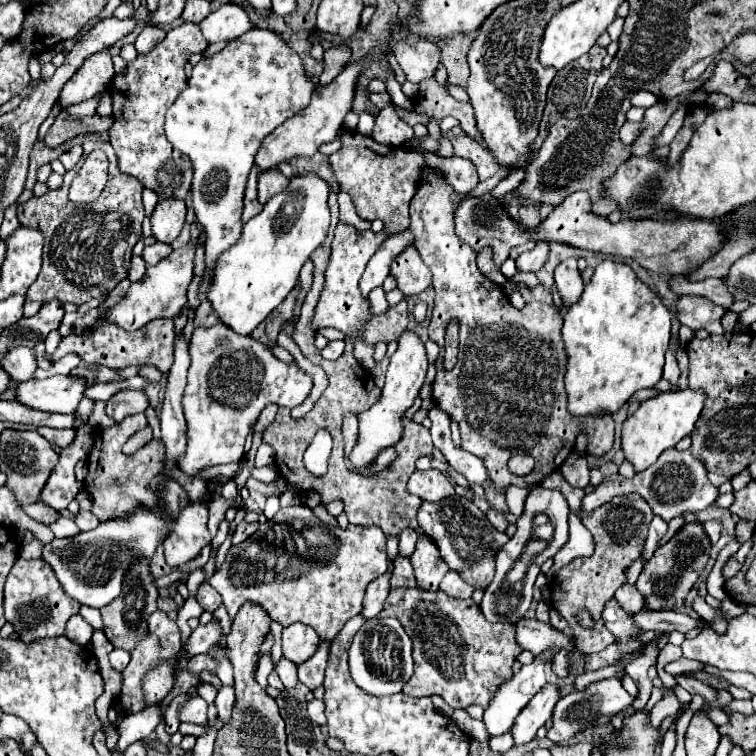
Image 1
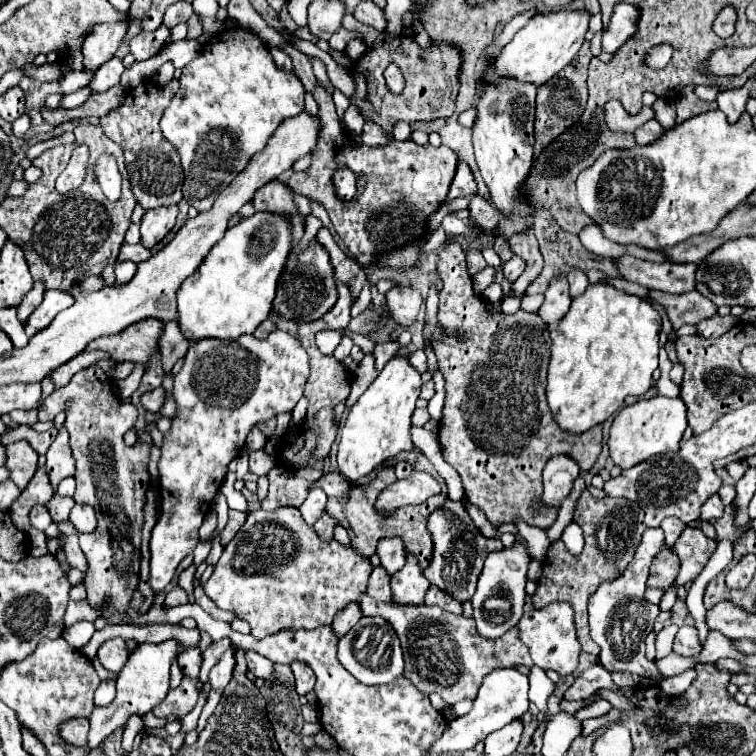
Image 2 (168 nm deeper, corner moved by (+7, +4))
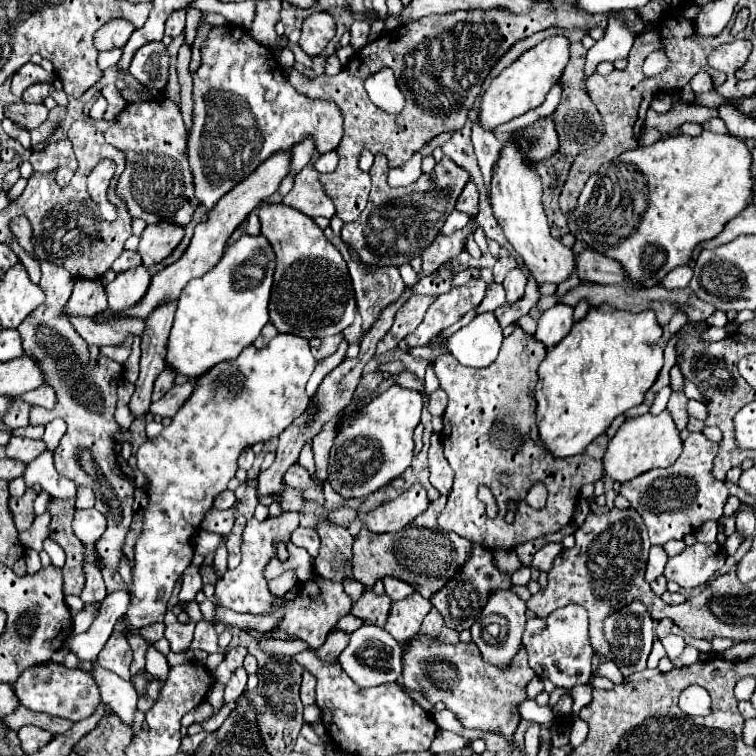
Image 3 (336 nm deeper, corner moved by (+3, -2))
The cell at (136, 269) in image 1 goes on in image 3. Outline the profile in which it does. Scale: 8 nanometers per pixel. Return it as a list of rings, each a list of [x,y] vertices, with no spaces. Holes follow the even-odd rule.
[[[143,265],[119,273],[113,283],[105,285],[111,311],[127,311],[135,307],[147,293],[149,283],[151,275]]]

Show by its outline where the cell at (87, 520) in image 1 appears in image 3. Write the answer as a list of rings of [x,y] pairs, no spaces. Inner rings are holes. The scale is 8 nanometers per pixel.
[[[75,509],[73,533],[81,543],[95,543],[105,533],[107,521],[97,509]]]

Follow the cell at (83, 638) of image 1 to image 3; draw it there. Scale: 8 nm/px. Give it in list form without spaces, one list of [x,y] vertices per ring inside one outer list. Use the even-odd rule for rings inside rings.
[[[85,605],[83,611],[73,615],[73,633],[85,633],[95,617],[97,617],[97,607],[95,605]]]

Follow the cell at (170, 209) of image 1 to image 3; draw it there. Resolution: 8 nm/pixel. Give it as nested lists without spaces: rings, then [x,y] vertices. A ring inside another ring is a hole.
[[[173,223],[147,225],[139,243],[143,265],[151,267],[167,259],[173,253],[173,249],[181,243],[183,235],[185,235],[183,227],[173,227]]]

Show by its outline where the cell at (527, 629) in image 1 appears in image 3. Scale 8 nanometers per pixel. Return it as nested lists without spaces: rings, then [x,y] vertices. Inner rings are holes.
[[[567,605],[553,611],[549,617],[531,617],[525,625],[523,645],[529,655],[529,667],[541,677],[549,679],[555,687],[575,687],[583,685],[591,677],[593,647],[589,643],[589,623],[587,611],[581,605]]]

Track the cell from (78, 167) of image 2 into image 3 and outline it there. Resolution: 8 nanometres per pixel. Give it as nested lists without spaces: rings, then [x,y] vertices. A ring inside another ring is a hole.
[[[69,139],[49,143],[40,152],[32,151],[29,161],[35,171],[41,173],[56,171],[55,181],[59,187],[69,183],[69,179],[73,177],[73,171],[77,169],[77,161],[75,161]]]

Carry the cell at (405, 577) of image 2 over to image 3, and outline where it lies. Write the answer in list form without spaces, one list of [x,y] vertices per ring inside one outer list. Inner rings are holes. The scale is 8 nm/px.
[[[413,593],[409,599],[391,605],[385,631],[389,631],[391,637],[405,649],[417,635],[421,621],[429,611],[431,611],[431,603],[423,599],[419,593]]]

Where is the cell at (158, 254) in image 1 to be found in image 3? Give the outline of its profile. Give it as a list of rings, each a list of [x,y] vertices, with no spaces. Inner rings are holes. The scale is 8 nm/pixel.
[[[123,251],[117,259],[115,259],[115,263],[113,263],[113,271],[115,273],[123,273],[123,271],[127,271],[127,269],[131,269],[131,267],[137,267],[137,265],[141,265],[141,255],[137,253],[137,251]]]

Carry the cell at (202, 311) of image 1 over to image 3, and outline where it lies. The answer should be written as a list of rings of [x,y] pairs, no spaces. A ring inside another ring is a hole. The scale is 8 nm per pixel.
[[[163,369],[163,373],[159,375],[159,379],[155,381],[155,391],[153,391],[153,401],[159,401],[171,387],[173,387],[173,379],[175,379],[175,371],[173,369]]]

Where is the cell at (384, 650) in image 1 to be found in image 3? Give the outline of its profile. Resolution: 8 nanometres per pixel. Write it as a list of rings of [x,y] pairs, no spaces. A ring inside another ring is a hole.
[[[363,625],[351,633],[351,641],[347,649],[343,649],[343,653],[339,655],[339,663],[345,669],[345,673],[361,687],[393,683],[401,677],[401,669],[403,669],[401,647],[393,643],[393,637],[385,629],[373,627],[373,625]]]

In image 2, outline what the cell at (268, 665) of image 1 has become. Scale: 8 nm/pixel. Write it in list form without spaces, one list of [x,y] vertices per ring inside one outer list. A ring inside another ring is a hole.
[[[281,507],[273,513],[257,509],[247,515],[241,531],[223,549],[217,567],[209,581],[203,583],[203,589],[219,609],[245,619],[251,625],[251,635],[255,639],[265,639],[267,635],[289,627],[317,629],[321,625],[329,625],[337,611],[341,611],[349,601],[355,601],[359,593],[367,589],[371,571],[371,561],[365,555],[359,555],[351,545],[343,545],[335,539],[323,541],[313,527],[305,523],[297,507]]]

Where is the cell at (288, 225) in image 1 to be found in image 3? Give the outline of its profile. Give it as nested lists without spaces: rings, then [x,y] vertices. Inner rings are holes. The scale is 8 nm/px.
[[[243,235],[235,245],[227,247],[221,261],[207,275],[203,275],[201,279],[193,279],[191,283],[185,285],[179,297],[179,307],[167,341],[165,367],[195,381],[201,375],[205,375],[211,367],[219,365],[221,361],[235,359],[247,345],[253,345],[253,341],[259,337],[261,329],[269,321],[267,305],[273,285],[273,271],[275,271],[275,255],[273,249],[269,247],[269,241],[263,235],[257,237]]]

